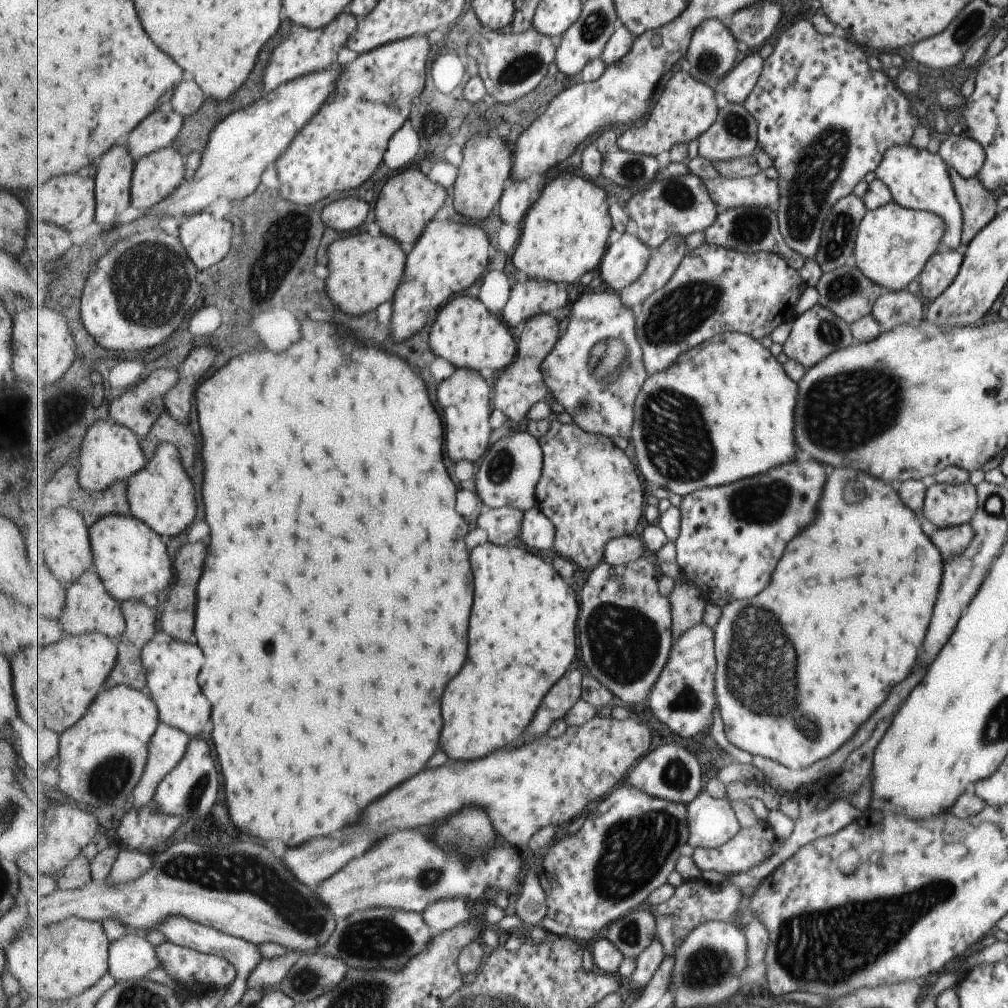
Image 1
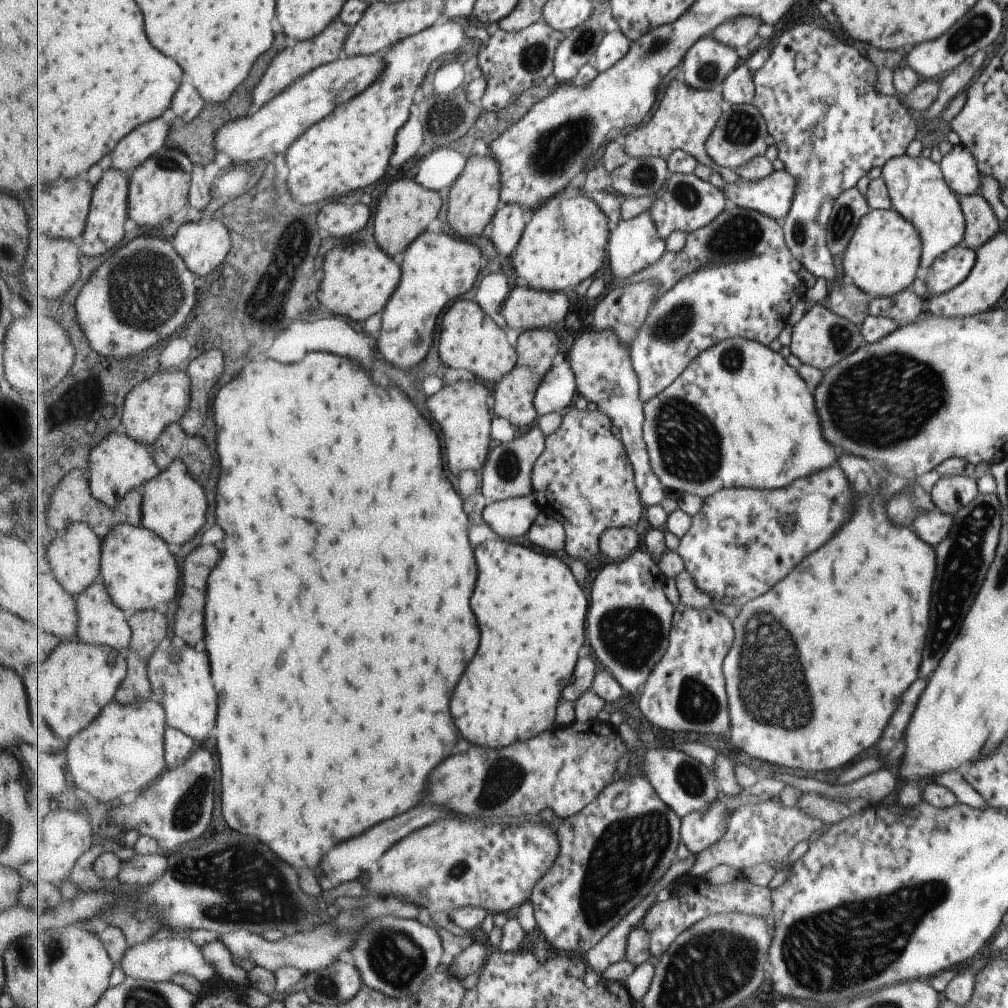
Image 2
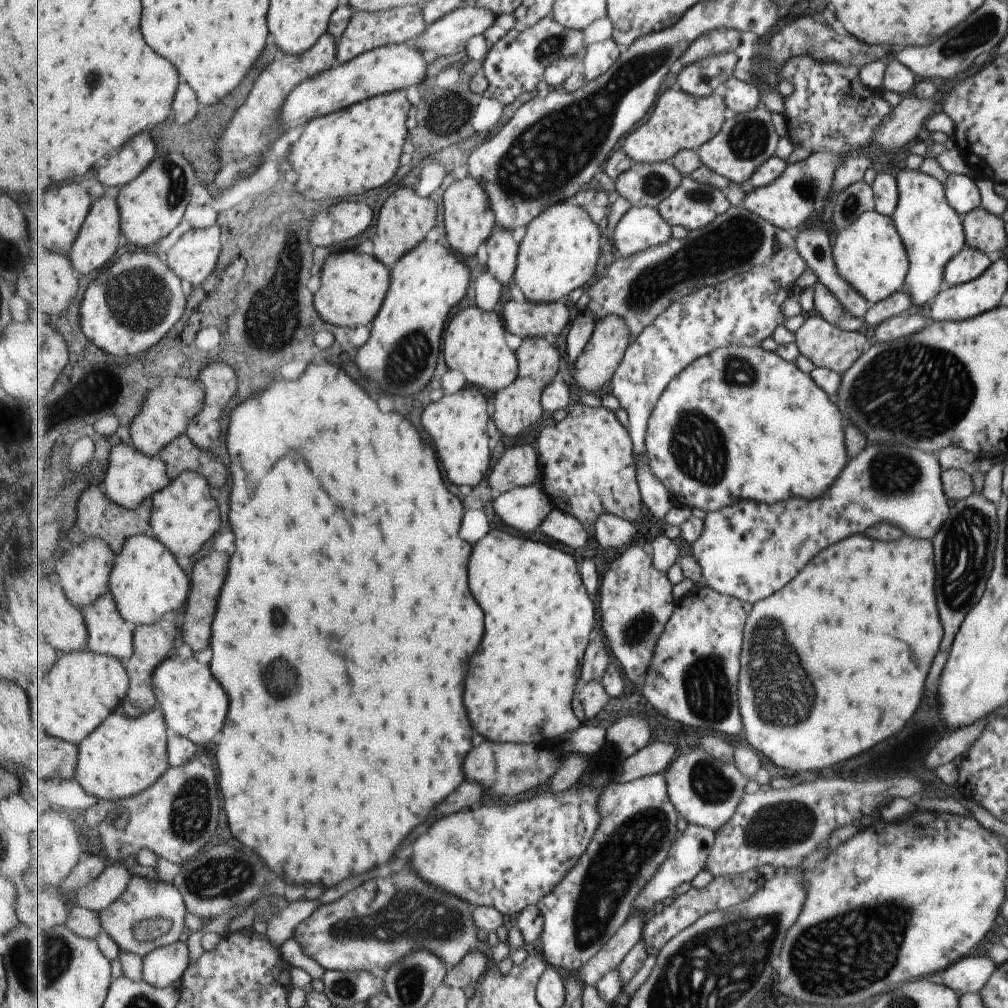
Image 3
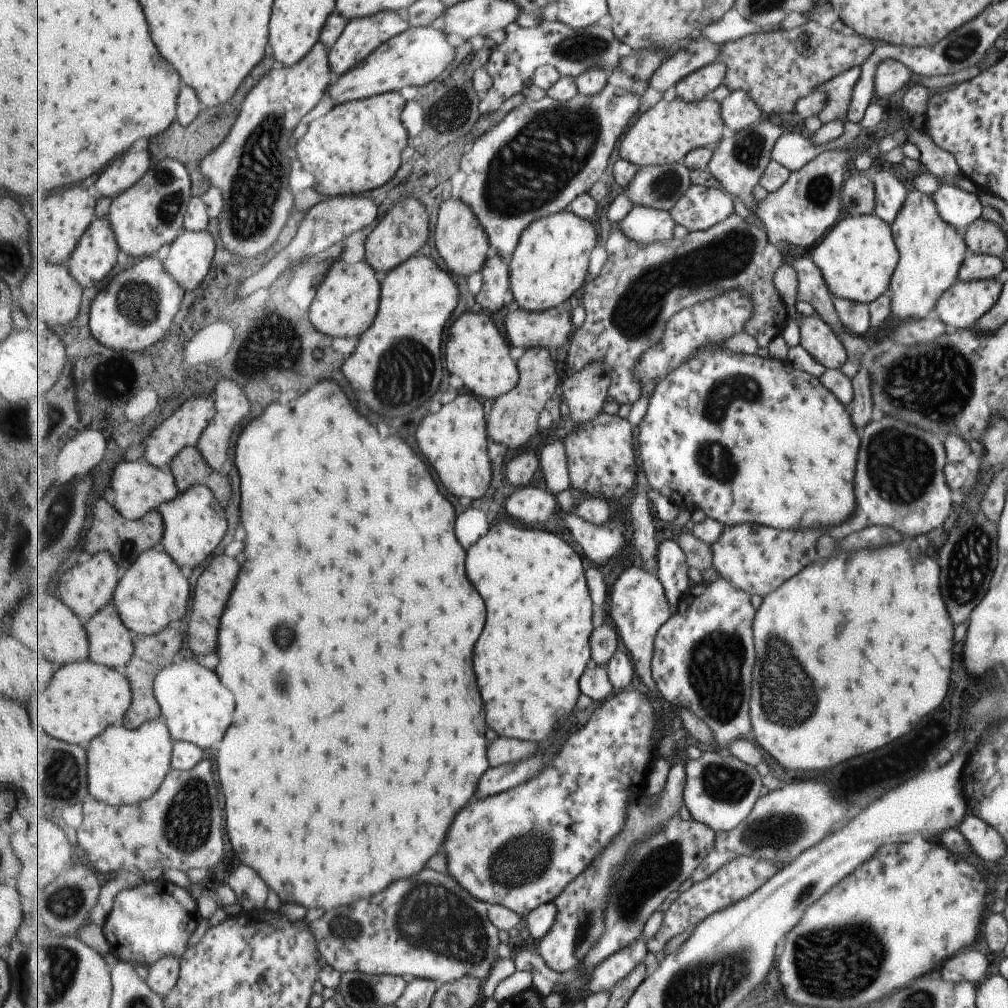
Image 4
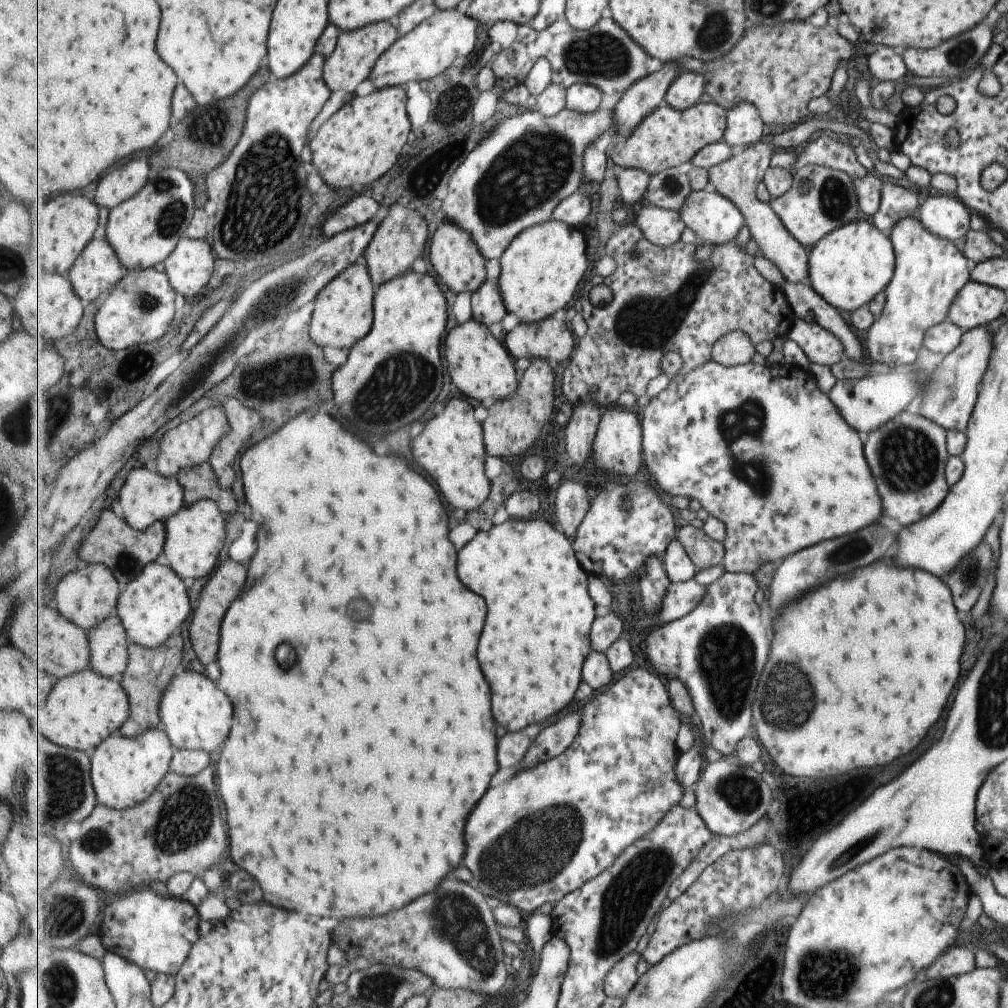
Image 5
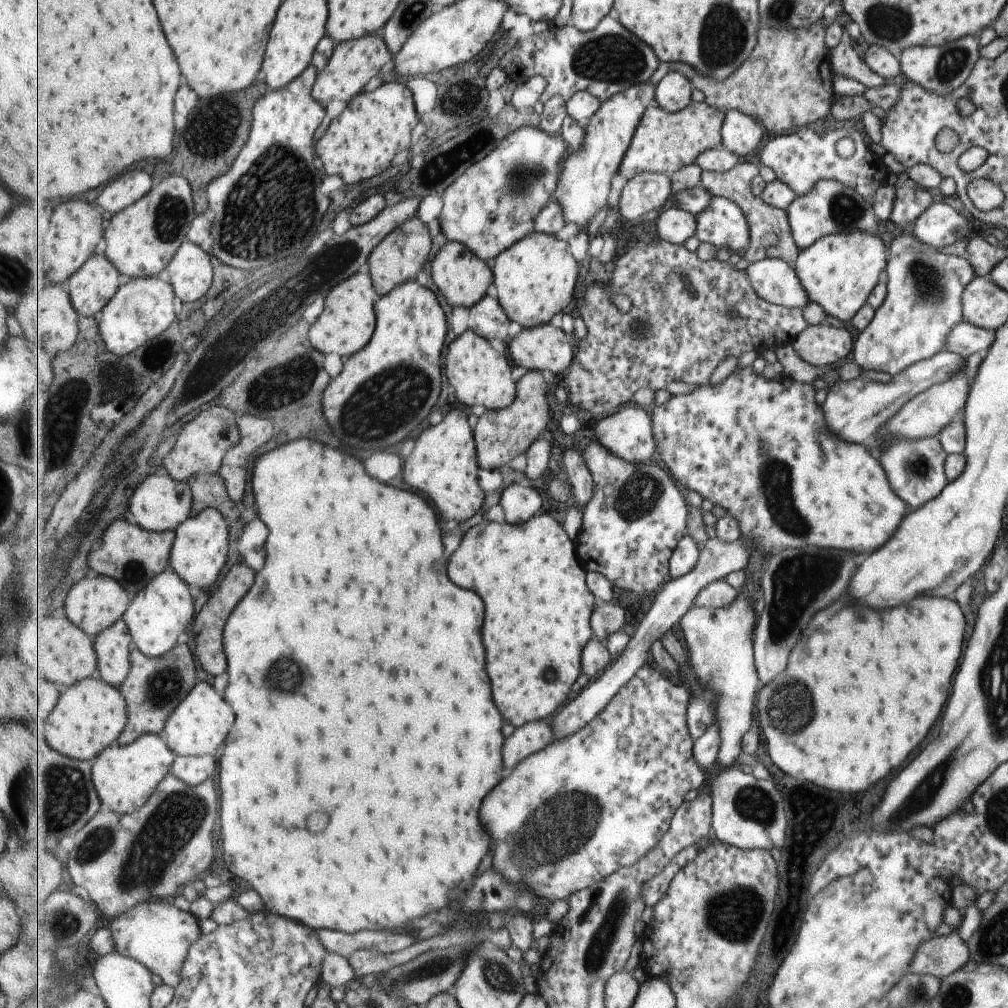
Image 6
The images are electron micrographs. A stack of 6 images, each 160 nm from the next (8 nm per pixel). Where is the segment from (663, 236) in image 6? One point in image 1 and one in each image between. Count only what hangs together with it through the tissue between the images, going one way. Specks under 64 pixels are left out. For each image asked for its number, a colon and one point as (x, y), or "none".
1: (627, 258)
2: (634, 245)
3: (639, 228)
4: (643, 224)
5: (664, 227)

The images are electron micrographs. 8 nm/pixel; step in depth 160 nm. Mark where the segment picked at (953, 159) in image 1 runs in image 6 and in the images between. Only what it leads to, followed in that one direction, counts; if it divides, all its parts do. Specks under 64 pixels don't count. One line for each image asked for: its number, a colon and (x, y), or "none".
2: (958, 167)
3: (960, 191)
4: (957, 207)
5: (945, 217)
6: (939, 224)

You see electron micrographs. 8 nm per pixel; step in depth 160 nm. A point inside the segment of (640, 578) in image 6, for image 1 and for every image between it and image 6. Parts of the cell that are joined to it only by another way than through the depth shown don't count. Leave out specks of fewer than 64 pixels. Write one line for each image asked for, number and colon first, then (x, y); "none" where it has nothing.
1: (538, 532)
2: (547, 532)
3: (559, 526)
4: (600, 542)
5: (628, 523)

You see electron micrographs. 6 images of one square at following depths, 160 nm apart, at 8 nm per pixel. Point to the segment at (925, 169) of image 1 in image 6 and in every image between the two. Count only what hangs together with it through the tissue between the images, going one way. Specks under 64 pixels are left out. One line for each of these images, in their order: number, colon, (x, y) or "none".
2: (917, 191)
3: (931, 231)
4: (930, 251)
5: (928, 270)
6: (922, 301)

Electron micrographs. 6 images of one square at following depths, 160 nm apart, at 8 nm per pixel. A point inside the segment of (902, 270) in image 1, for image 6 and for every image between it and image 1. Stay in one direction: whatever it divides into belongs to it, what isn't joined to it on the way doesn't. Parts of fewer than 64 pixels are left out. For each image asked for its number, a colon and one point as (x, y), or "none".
2: (881, 258)
3: (868, 254)
4: (856, 258)
5: (846, 268)
6: (838, 271)

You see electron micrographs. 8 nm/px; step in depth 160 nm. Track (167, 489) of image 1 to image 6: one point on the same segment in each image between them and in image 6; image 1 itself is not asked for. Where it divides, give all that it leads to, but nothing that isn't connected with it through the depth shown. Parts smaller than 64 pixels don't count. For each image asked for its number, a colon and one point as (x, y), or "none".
2: (174, 506)
3: (185, 515)
4: (195, 524)
5: (195, 536)
6: (199, 554)

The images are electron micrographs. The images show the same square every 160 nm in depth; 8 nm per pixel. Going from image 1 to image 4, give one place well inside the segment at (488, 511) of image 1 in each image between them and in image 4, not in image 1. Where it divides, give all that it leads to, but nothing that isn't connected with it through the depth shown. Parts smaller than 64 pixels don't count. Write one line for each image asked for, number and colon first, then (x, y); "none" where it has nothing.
2: (512, 518)
3: (524, 509)
4: (532, 505)

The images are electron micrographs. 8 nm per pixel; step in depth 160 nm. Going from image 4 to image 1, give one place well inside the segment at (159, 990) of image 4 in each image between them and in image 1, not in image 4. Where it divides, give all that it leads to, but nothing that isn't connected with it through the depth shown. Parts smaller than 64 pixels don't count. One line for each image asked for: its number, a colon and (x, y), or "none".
1: (131, 957)
2: (158, 960)
3: (165, 965)

